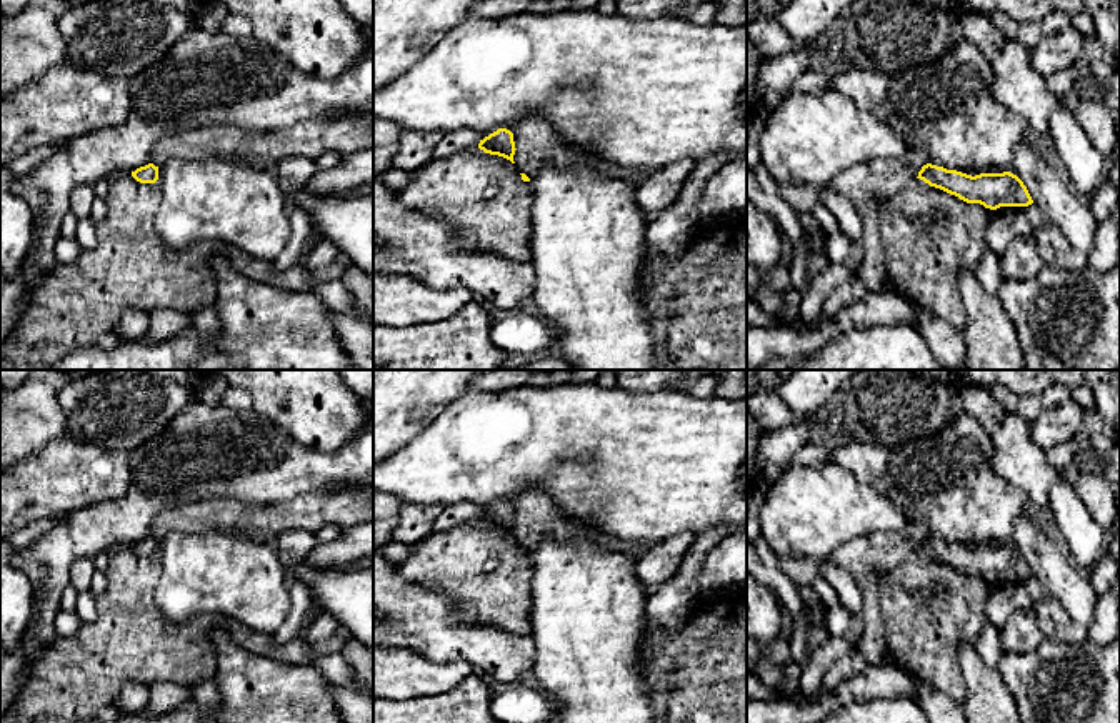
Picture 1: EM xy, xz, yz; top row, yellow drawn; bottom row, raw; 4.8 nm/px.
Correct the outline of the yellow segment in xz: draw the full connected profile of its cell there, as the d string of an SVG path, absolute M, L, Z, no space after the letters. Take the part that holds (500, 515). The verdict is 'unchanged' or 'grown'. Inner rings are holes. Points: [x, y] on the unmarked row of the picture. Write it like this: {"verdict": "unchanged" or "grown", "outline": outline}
{"verdict": "unchanged", "outline": "M498 501L497 505L480 513L478 521L485 526L498 528L515 536L513 528L517 521L513 515L513 506L507 501Z"}

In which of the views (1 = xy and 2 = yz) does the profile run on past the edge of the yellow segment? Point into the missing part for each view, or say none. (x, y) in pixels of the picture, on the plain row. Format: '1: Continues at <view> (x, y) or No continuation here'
1: No continuation here
2: No continuation here

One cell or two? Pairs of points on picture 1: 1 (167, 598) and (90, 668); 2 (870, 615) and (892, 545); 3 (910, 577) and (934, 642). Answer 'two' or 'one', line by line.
1: two
2: one
3: one

